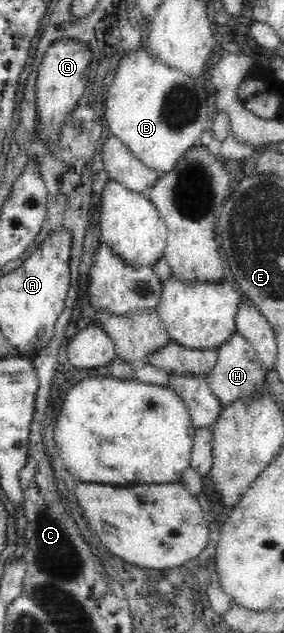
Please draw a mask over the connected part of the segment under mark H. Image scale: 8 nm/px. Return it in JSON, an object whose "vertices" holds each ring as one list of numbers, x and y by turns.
{"vertices":[[238,332,233,333,225,343,217,347,217,361,207,373,208,384,217,399,226,406,227,403,249,395,260,395,265,392,266,373,255,348]]}

